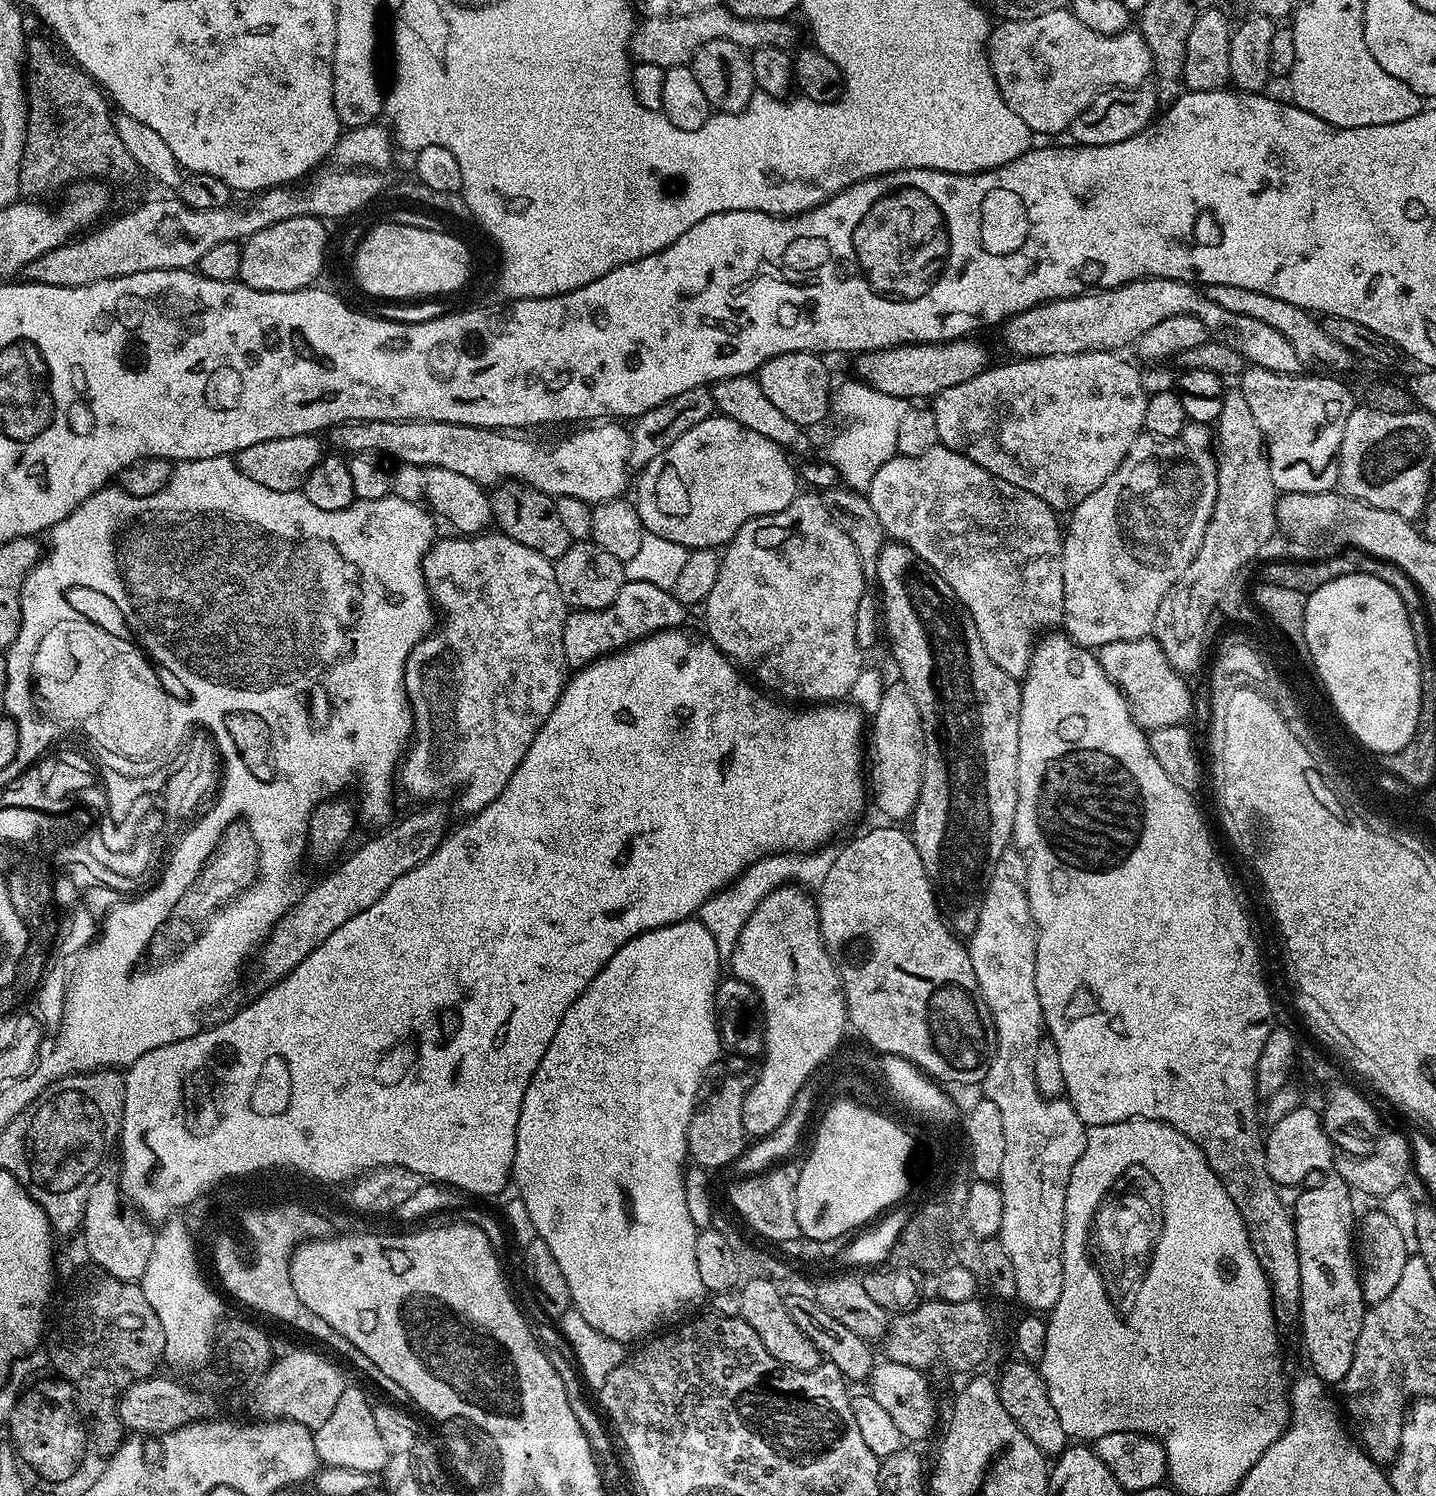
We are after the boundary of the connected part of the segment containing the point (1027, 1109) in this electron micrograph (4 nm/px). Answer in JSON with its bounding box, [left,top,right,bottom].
[967,850,1086,1314]

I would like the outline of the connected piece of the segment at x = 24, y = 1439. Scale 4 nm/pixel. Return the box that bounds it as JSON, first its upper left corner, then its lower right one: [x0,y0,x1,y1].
[12,1378,78,1478]

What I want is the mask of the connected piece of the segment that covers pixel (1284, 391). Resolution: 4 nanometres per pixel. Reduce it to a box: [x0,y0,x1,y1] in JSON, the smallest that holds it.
[1238,366,1358,494]

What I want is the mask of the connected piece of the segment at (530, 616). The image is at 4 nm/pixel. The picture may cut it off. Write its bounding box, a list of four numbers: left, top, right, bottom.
[398,534,570,814]

